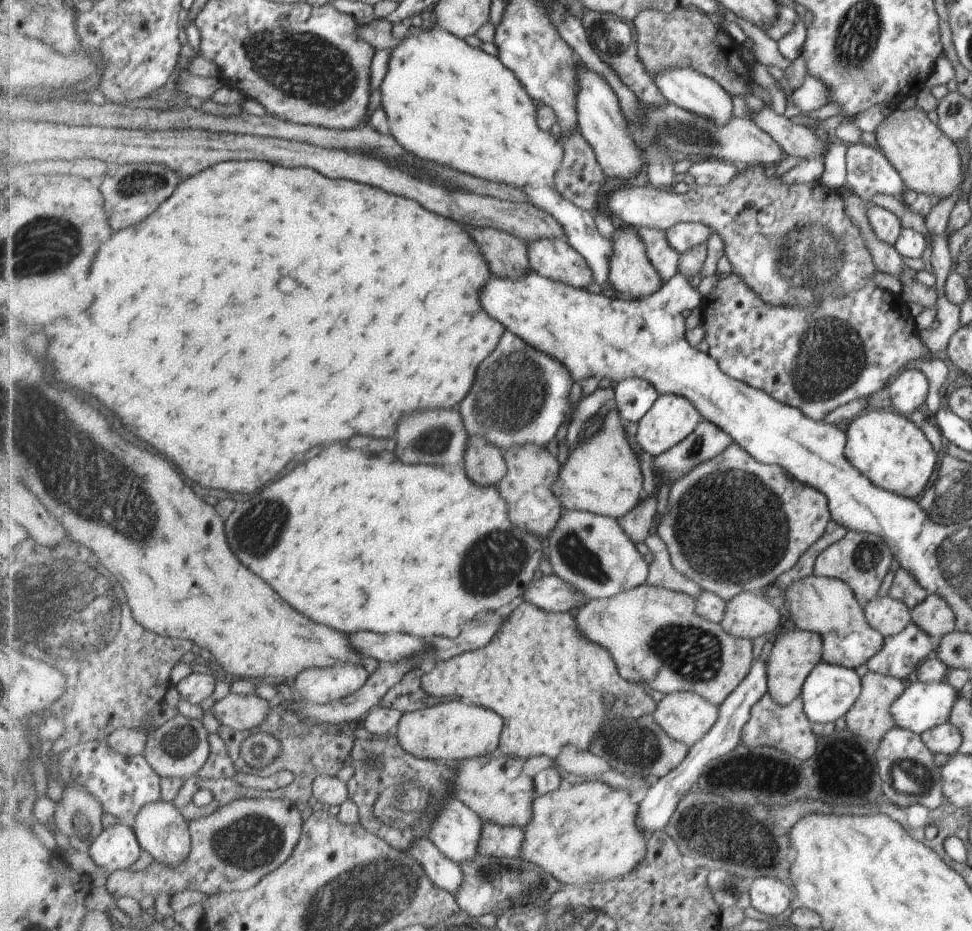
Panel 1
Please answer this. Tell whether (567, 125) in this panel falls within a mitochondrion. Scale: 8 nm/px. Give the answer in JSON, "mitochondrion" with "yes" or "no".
{"mitochondrion":"no"}

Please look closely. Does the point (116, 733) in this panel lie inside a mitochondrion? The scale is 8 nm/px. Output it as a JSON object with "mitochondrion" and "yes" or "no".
{"mitochondrion":"no"}

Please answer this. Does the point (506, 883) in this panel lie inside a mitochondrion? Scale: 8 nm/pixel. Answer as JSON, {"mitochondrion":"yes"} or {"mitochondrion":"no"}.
{"mitochondrion":"yes"}

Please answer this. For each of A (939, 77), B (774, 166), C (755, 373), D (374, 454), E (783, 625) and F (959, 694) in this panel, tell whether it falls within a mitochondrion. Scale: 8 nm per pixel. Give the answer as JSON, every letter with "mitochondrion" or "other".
{"A":"other","B":"other","C":"other","D":"other","E":"other","F":"other"}

